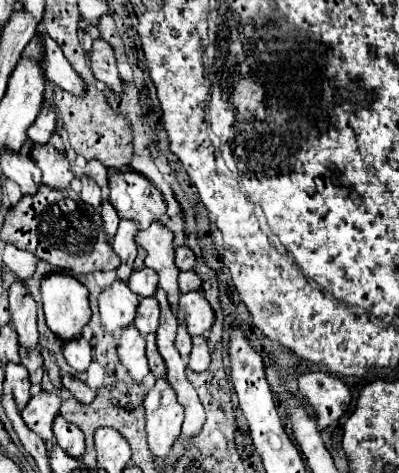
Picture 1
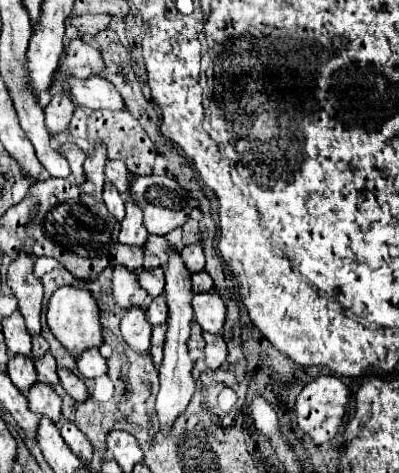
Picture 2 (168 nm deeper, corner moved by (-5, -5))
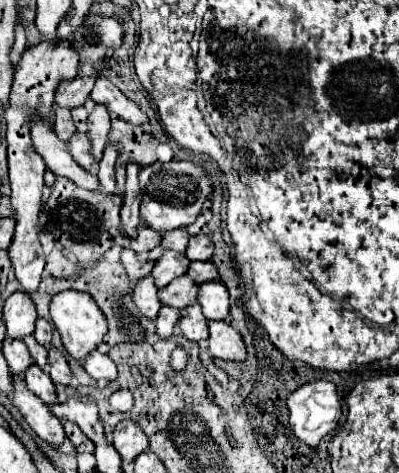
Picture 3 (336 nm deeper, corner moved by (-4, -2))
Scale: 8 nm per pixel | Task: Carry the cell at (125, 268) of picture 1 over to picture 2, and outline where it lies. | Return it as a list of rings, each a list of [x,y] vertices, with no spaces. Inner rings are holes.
[[[127,198],[125,200],[125,218],[121,222],[121,232],[119,232],[119,242],[129,244],[129,246],[145,246],[147,236],[149,234],[143,226],[141,208],[131,198]]]

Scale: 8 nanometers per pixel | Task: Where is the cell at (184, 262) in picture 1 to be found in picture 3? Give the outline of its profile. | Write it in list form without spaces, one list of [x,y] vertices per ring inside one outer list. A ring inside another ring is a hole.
[[[208,235],[190,237],[188,249],[186,249],[186,257],[190,261],[210,261],[212,253],[214,253],[214,245],[212,245],[212,241],[210,241]]]

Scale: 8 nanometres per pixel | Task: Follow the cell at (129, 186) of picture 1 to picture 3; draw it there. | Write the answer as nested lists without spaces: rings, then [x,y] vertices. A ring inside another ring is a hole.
[[[176,161],[170,163],[152,163],[140,171],[140,189],[142,189],[142,203],[140,203],[140,217],[142,221],[152,227],[154,231],[170,231],[178,227],[188,227],[200,215],[202,203],[208,199],[212,191],[212,181],[206,171],[190,161]]]

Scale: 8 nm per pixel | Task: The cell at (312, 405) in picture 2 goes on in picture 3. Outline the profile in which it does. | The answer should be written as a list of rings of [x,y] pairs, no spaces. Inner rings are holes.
[[[326,379],[304,383],[302,387],[298,387],[296,391],[292,391],[288,395],[286,405],[290,411],[290,425],[292,425],[294,435],[310,447],[318,447],[320,439],[338,427],[338,421],[342,415],[342,405],[340,405],[336,385],[332,381],[326,381]]]

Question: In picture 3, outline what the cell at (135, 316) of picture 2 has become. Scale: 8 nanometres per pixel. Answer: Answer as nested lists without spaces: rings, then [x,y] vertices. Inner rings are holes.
[[[152,277],[140,279],[140,281],[136,283],[136,287],[134,287],[134,293],[132,293],[134,305],[136,305],[136,309],[140,311],[140,315],[144,315],[146,319],[152,319],[152,321],[156,319],[158,309],[162,307],[156,293],[158,293],[158,289],[156,289]]]

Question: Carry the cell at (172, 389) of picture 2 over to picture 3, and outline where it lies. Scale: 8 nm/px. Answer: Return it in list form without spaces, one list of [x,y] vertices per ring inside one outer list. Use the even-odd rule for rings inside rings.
[[[176,347],[170,357],[170,363],[172,363],[172,369],[176,369],[176,373],[180,373],[188,363],[188,351],[184,347]]]

